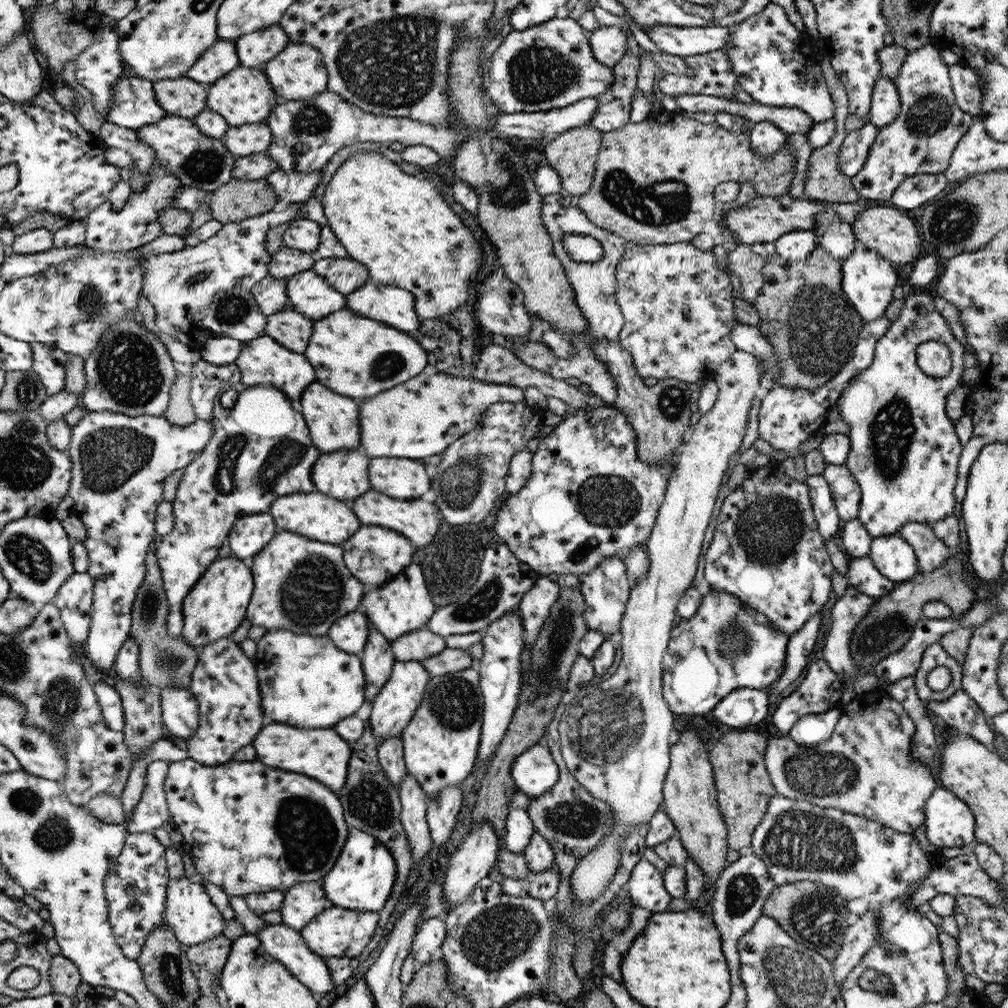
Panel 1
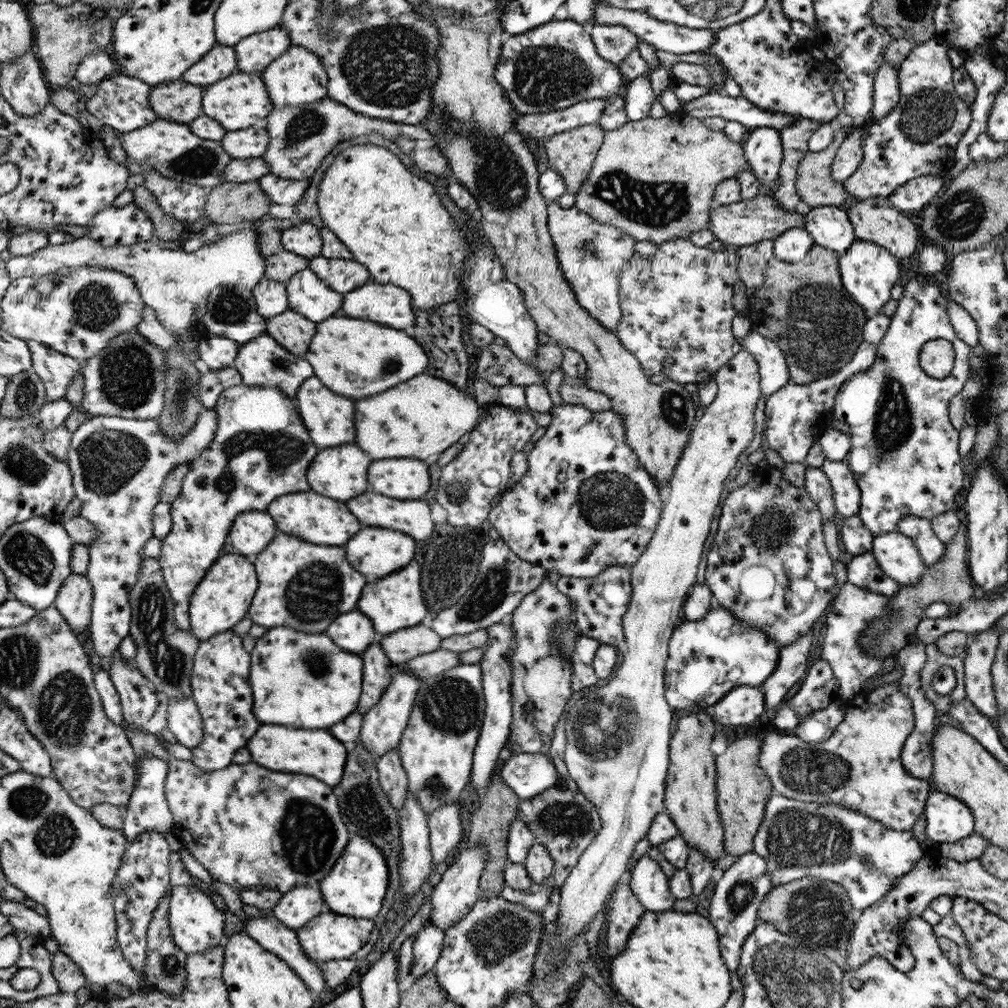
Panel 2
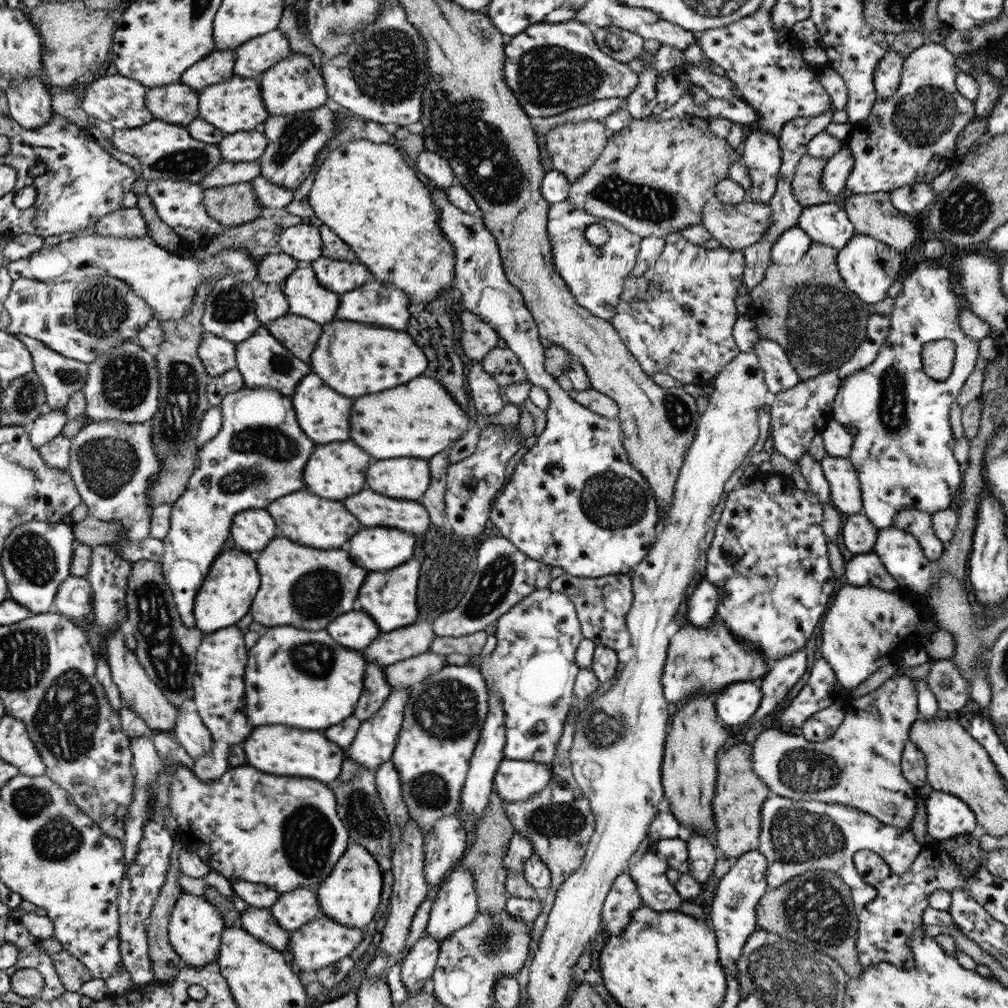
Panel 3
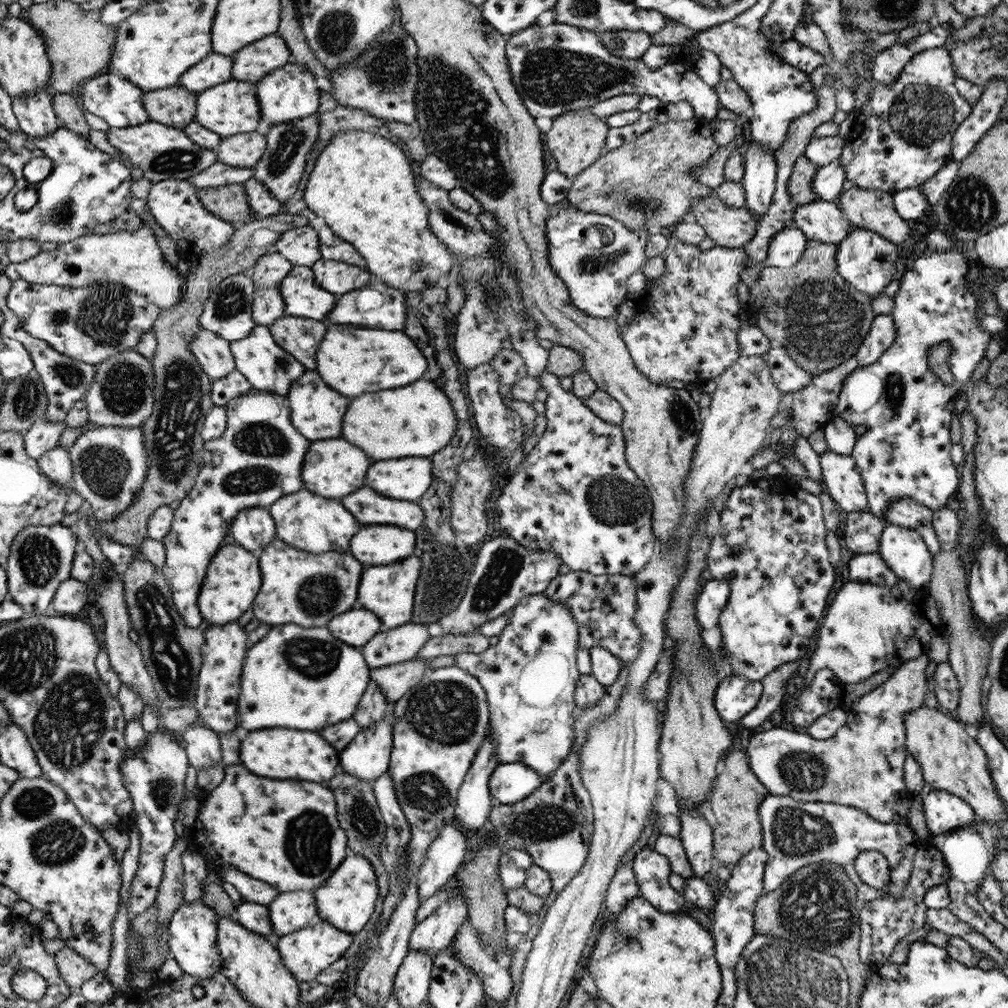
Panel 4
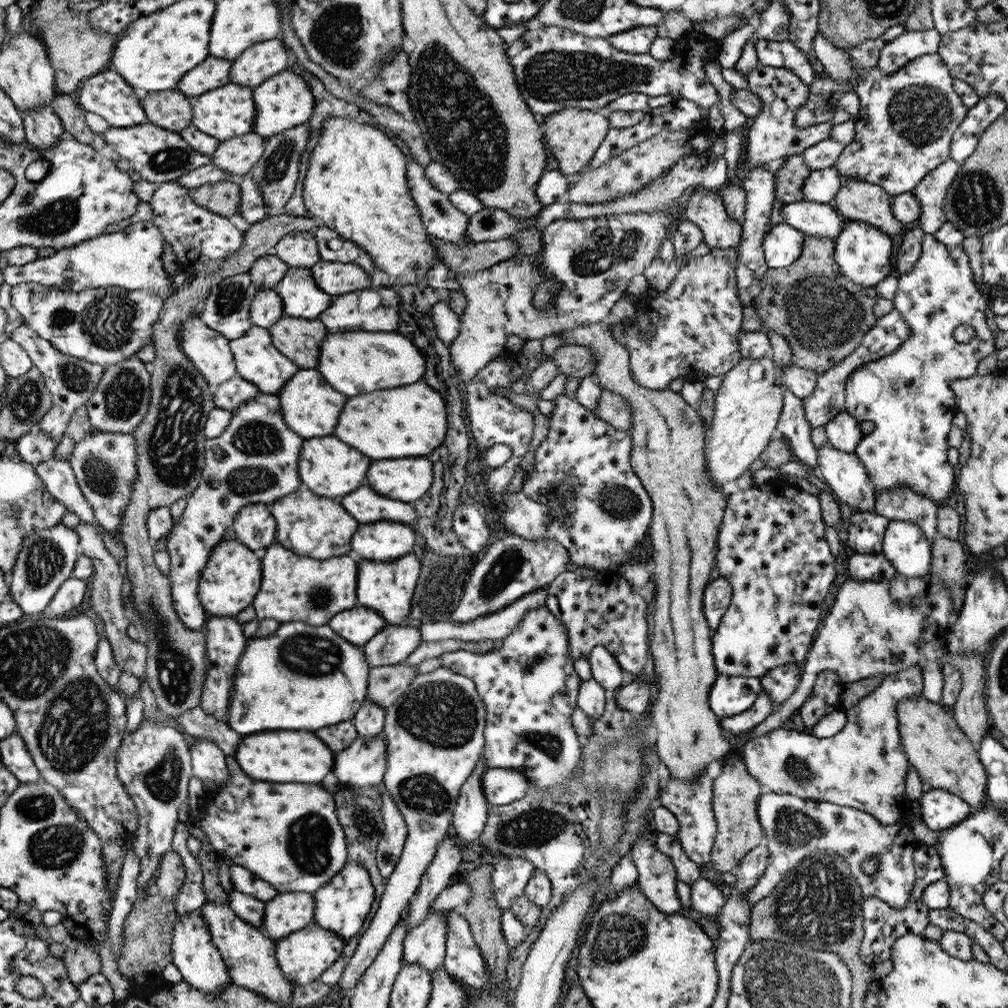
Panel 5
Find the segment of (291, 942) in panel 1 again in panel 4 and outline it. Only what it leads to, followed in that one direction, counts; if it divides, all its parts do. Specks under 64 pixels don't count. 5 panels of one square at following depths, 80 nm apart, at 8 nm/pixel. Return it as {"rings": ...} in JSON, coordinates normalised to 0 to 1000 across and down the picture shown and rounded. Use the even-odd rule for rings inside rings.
{"rings":[[[240,891],[233,900],[233,911],[241,920],[267,932],[267,935],[272,938],[276,937],[278,929],[271,925],[265,899]]]}

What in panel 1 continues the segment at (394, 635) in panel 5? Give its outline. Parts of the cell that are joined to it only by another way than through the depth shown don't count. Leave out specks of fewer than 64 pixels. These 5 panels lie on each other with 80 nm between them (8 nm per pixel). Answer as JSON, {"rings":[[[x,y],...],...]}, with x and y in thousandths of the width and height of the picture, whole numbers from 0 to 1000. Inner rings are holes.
{"rings":[[[410,625],[389,637],[391,653],[395,657],[418,656],[438,648],[442,643],[441,633],[428,625]]]}

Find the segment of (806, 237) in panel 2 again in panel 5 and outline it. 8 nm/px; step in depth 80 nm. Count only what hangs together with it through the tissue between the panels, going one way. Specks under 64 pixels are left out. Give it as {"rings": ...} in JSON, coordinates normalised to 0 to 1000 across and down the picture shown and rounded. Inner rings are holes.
{"rings":[[[783,222],[767,224],[757,238],[759,257],[763,266],[779,267],[788,262],[797,247],[799,232]]]}

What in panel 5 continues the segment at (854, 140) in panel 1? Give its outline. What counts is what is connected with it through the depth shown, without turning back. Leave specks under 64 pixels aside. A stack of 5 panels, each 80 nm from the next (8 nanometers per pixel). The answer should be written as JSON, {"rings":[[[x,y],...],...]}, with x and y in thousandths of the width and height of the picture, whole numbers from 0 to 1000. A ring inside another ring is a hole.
{"rings":[[[828,165],[817,169],[808,169],[798,180],[796,192],[798,199],[823,200],[837,181],[837,176]]]}

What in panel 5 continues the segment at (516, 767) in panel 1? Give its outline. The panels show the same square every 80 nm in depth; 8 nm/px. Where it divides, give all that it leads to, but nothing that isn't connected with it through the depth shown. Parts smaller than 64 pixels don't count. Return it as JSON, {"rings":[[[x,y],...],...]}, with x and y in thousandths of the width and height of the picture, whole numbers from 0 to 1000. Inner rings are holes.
{"rings":[[[485,762],[478,769],[477,781],[486,800],[499,800],[518,794],[528,780],[515,764]]]}

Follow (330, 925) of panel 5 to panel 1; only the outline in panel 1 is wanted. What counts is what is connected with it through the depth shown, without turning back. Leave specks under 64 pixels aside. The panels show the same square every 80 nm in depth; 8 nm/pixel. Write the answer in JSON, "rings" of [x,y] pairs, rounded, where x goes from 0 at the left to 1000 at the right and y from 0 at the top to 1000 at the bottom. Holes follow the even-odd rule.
{"rings":[[[346,822],[346,831],[334,857],[318,875],[319,882],[330,899],[376,906],[385,897],[394,869],[394,857],[391,856],[391,849],[387,847],[383,837],[377,836],[371,829],[359,823]]]}

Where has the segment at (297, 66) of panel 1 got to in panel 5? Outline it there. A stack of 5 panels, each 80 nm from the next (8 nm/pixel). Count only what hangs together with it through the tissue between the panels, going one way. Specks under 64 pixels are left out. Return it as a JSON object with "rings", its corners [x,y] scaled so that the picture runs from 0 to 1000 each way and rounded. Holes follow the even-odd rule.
{"rings":[[[287,67],[252,87],[251,98],[255,110],[252,131],[264,139],[306,121],[307,117],[311,115],[312,104],[313,104],[307,82]]]}

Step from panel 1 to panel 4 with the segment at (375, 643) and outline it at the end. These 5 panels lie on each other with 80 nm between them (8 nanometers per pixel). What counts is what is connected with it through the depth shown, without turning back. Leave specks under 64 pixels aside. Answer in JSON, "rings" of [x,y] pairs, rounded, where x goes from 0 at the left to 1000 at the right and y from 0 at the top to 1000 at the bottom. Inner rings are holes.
{"rings":[[[367,672],[366,681],[354,700],[350,713],[357,723],[365,723],[375,718],[385,703],[385,692],[382,691],[381,685],[378,685],[377,678],[371,677]]]}

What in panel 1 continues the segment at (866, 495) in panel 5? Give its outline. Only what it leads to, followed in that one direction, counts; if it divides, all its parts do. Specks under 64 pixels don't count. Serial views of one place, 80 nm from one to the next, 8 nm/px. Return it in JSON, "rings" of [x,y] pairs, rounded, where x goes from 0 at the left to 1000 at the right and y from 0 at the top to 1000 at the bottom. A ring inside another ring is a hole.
{"rings":[[[820,460],[815,472],[822,480],[835,518],[849,515],[854,497],[854,484],[841,464],[838,461]]]}

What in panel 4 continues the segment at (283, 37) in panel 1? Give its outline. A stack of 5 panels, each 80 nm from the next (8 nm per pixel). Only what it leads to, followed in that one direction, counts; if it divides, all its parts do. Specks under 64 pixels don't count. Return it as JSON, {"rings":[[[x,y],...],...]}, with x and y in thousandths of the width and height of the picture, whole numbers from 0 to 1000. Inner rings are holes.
{"rings":[[[268,34],[231,56],[230,78],[255,82],[289,60],[290,51],[283,39],[278,34]]]}

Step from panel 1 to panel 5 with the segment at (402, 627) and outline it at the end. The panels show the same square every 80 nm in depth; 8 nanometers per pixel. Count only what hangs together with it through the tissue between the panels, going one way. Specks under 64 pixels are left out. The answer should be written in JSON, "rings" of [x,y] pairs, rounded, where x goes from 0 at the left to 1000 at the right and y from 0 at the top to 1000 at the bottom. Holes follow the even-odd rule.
{"rings":[[[403,550],[387,558],[371,558],[371,556],[355,556],[355,577],[357,577],[357,599],[370,604],[383,613],[384,619],[400,619],[409,607],[409,593],[413,587],[417,556],[411,550]]]}

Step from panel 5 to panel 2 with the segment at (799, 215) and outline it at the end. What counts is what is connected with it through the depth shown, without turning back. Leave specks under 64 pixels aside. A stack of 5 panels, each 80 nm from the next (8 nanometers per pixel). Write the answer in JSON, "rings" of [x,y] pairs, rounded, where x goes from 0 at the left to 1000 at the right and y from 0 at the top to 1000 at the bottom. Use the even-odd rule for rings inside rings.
{"rings":[[[814,204],[802,207],[799,212],[797,227],[804,232],[810,243],[838,251],[850,234],[841,211],[832,204]]]}

